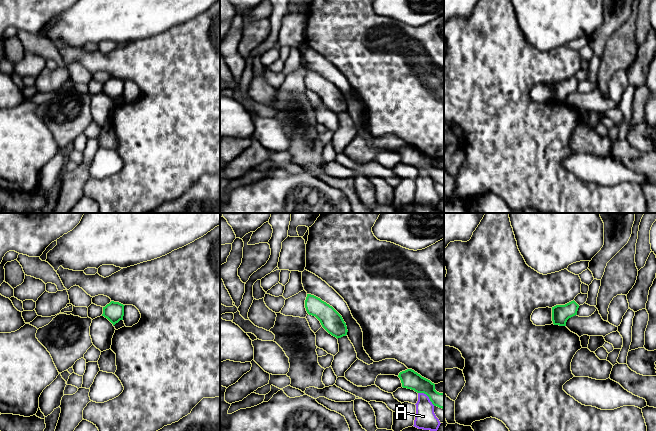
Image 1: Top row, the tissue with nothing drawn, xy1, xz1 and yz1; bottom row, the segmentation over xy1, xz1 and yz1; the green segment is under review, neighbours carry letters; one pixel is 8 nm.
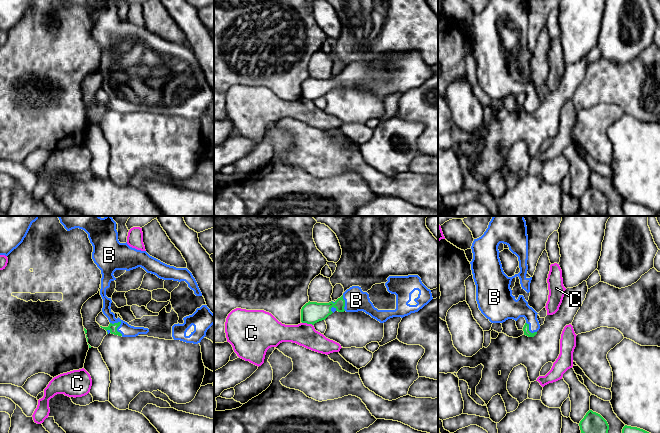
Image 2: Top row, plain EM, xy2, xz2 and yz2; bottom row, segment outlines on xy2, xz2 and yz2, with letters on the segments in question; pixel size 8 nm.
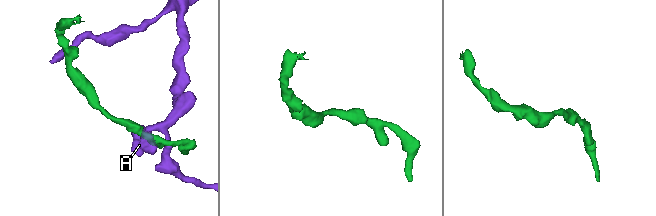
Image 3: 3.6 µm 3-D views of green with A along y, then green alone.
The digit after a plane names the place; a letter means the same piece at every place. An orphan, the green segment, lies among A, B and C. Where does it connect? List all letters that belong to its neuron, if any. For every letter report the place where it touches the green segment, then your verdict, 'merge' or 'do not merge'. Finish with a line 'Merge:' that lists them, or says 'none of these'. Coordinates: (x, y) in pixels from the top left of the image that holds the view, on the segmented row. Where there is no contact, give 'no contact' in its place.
A: xz1 (427, 395) | do not merge
B: xy2 (120, 323) | merge
C: xz2 (307, 323) | do not merge
Merge: B

